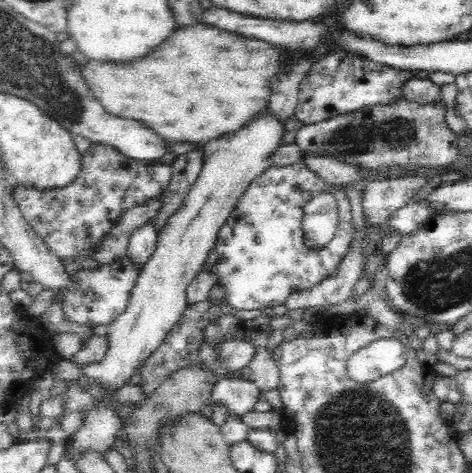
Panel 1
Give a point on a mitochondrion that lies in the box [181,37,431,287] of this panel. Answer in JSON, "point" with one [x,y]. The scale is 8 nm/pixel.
{"point":[396,133]}

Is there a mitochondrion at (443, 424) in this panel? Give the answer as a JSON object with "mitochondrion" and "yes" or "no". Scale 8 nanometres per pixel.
{"mitochondrion":"no"}

